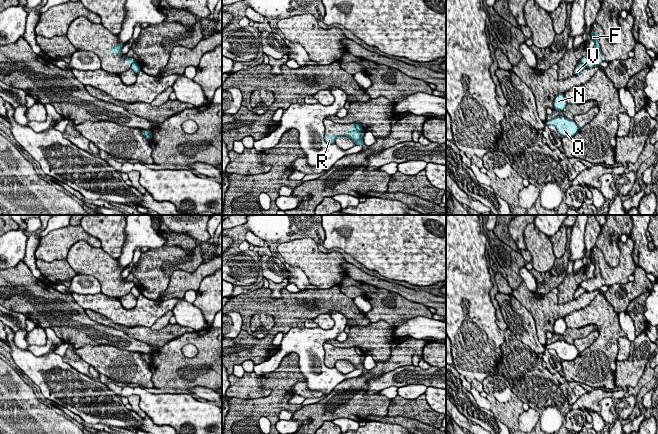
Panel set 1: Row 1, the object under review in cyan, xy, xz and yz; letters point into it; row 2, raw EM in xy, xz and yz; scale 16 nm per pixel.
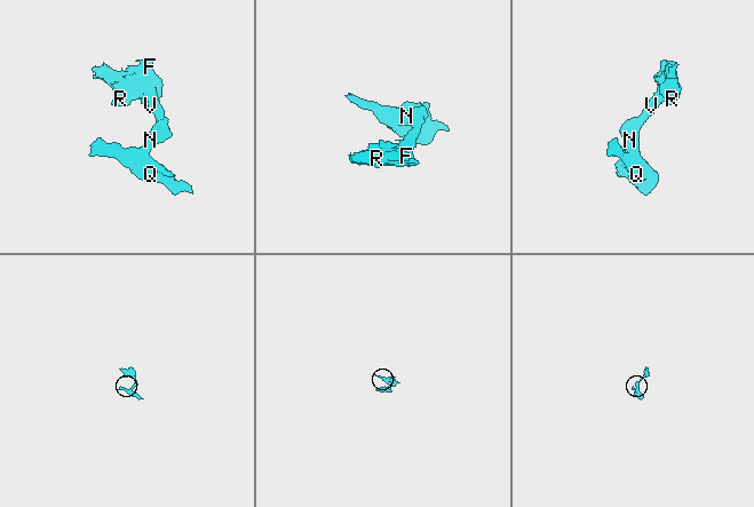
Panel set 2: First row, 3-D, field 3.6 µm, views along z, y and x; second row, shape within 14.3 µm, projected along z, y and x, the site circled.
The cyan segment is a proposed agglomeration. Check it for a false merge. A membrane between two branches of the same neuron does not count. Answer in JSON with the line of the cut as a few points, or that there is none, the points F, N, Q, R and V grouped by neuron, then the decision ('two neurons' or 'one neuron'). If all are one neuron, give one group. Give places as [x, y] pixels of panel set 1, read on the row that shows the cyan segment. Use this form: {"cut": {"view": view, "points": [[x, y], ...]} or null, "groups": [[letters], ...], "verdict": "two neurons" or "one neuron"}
{"cut": {"view": "yz", "points": [[579, 62], [585, 67]]}, "groups": [["F", "R"], ["N", "Q", "V"]], "verdict": "two neurons"}

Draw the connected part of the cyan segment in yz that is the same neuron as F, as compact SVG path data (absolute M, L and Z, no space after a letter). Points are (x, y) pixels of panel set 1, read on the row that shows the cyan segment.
M590 32L591 39L595 42L594 52L592 54L587 54L584 56L579 63L583 64L585 68L592 68L595 66L600 66L602 63L602 53L600 49L600 44L598 42L597 32Z

